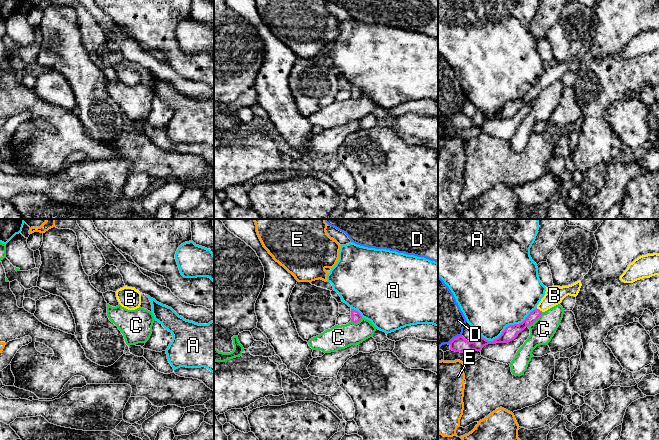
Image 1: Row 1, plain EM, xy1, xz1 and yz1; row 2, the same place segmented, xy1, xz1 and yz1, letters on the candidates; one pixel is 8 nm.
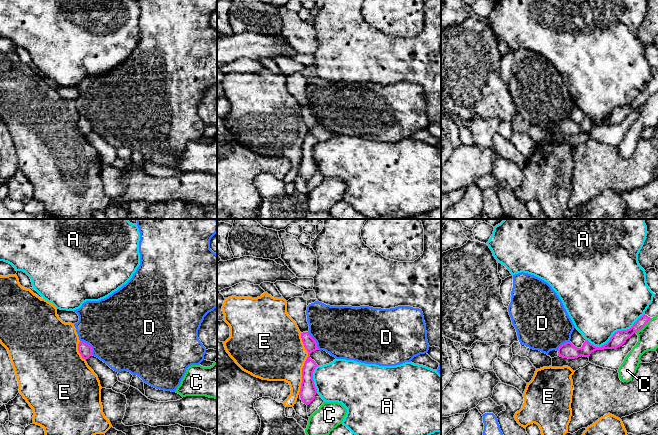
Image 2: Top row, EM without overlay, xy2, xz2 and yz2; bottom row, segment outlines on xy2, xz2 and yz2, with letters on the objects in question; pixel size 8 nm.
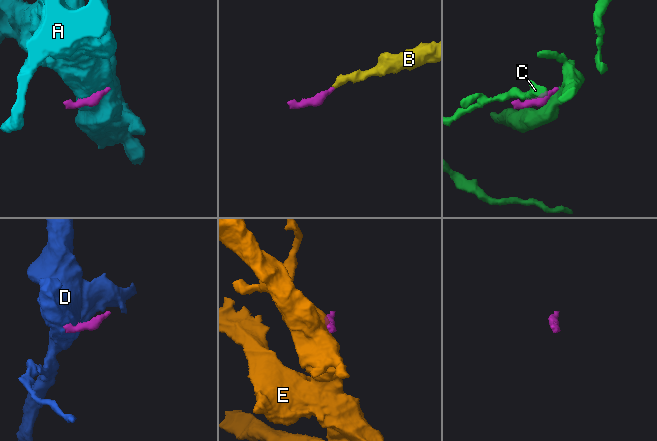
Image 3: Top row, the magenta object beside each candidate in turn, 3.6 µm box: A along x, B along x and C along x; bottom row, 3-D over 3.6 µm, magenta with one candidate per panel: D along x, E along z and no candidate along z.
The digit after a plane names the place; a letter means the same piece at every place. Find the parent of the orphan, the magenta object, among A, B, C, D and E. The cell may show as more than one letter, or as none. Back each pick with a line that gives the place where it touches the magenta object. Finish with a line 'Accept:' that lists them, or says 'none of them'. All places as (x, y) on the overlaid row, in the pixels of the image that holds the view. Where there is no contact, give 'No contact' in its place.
B: Touches magenta at yz1 (538, 309)
Accept: B

